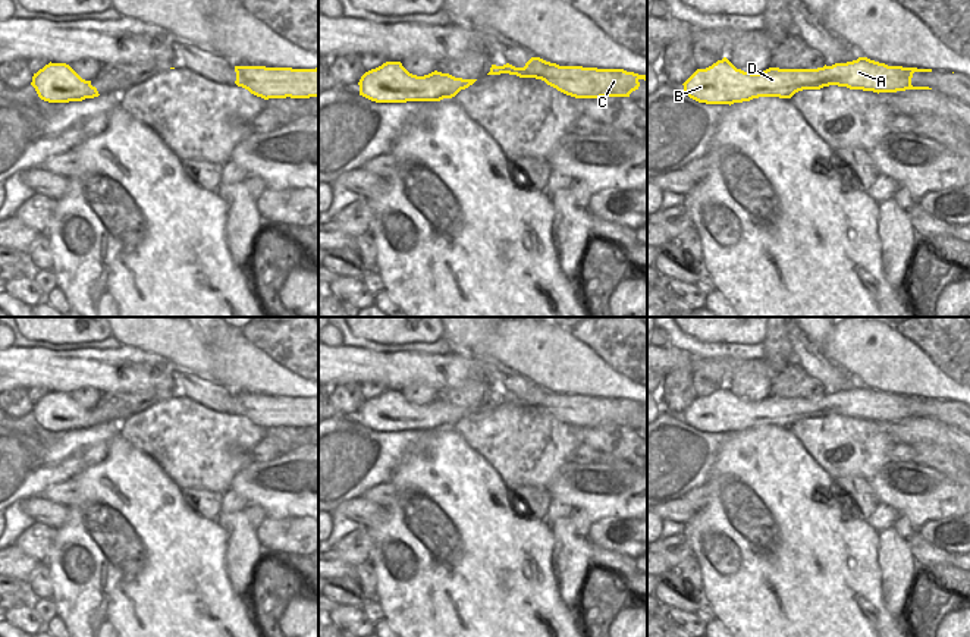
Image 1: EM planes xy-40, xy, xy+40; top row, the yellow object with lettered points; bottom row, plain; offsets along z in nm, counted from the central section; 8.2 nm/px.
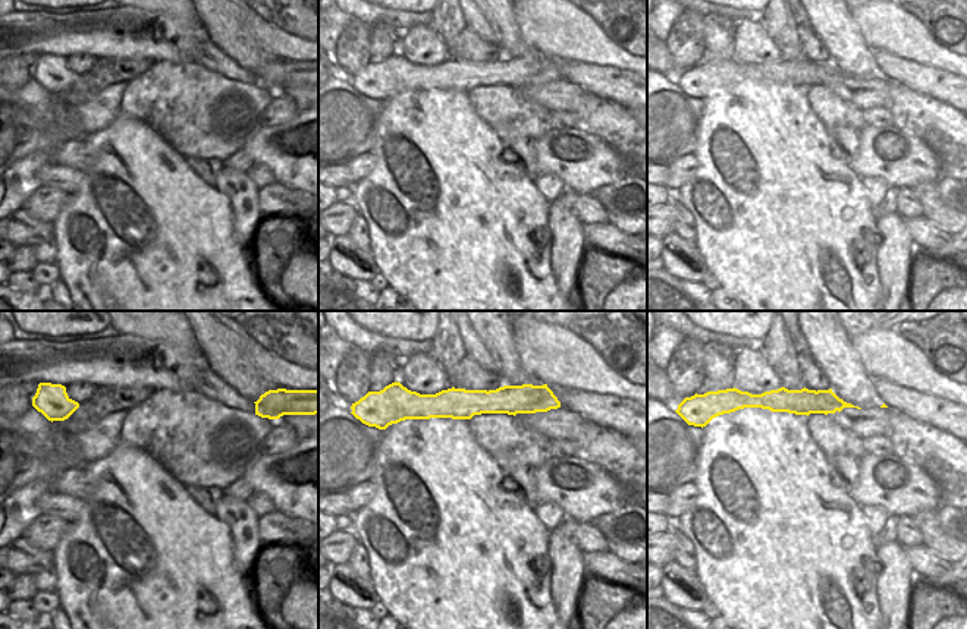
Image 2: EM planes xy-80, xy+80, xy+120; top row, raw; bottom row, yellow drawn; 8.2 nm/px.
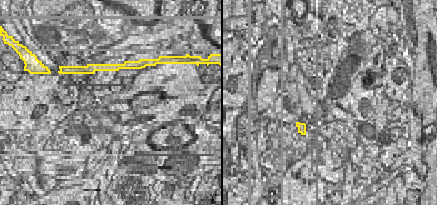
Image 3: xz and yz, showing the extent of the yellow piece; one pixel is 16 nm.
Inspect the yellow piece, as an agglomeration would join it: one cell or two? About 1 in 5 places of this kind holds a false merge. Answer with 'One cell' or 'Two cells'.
One cell.

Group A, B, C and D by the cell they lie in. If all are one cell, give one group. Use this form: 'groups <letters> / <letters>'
groups A B C D

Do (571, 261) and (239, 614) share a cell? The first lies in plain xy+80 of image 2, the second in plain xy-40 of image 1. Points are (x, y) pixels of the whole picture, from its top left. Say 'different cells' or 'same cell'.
different cells

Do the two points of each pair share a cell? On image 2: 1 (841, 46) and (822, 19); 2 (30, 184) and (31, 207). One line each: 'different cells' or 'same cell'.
1: same cell
2: different cells

